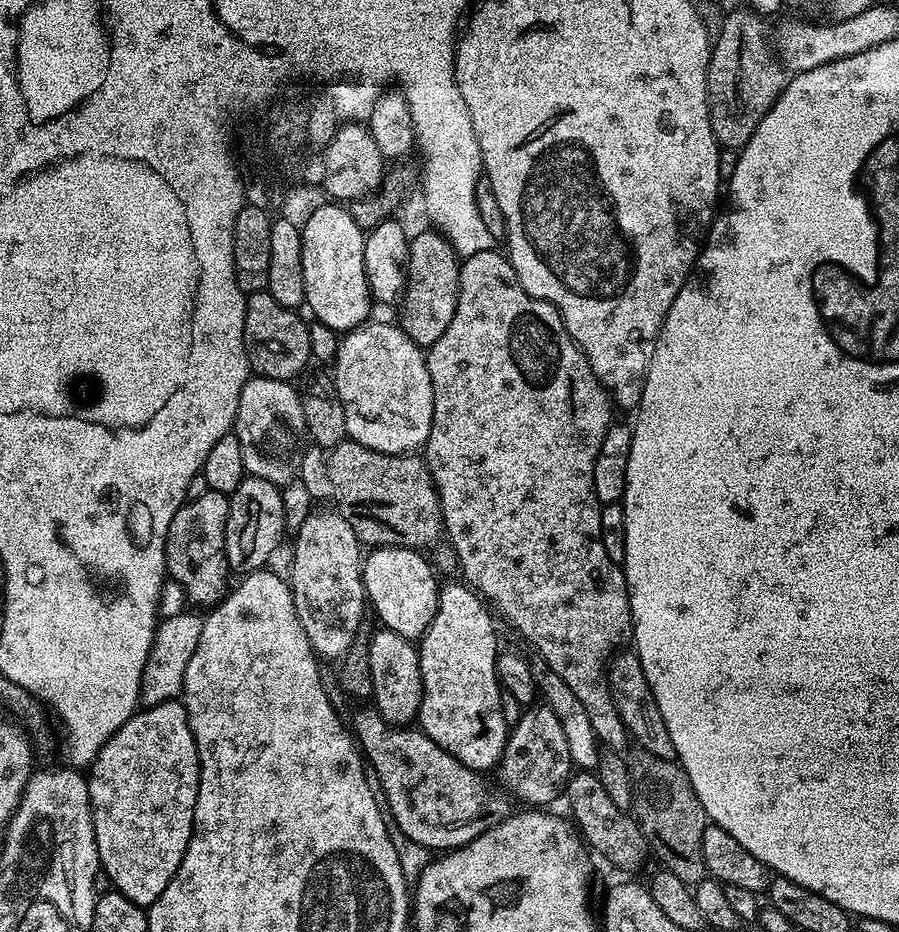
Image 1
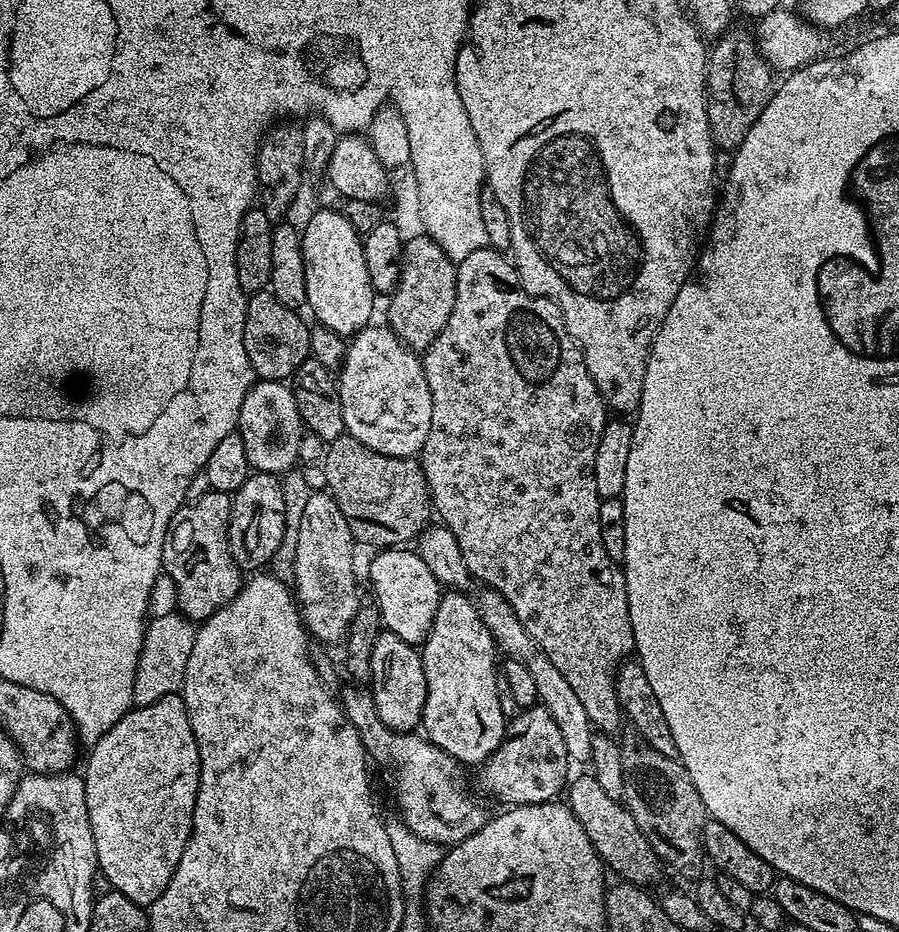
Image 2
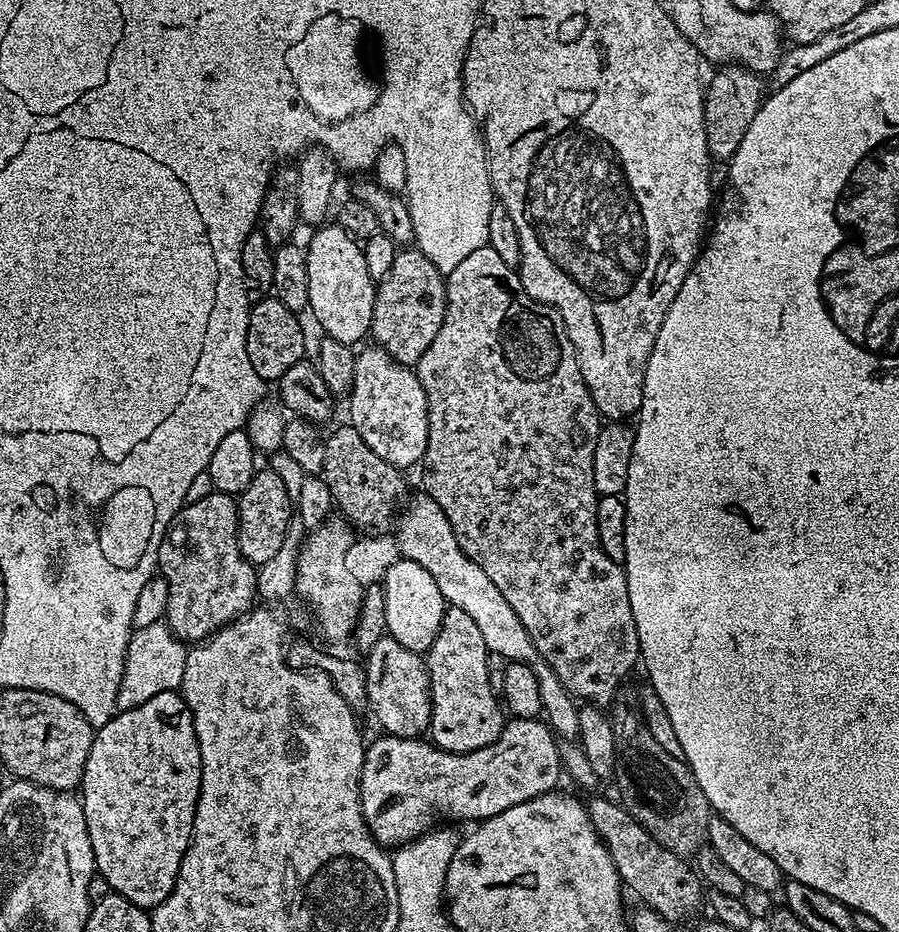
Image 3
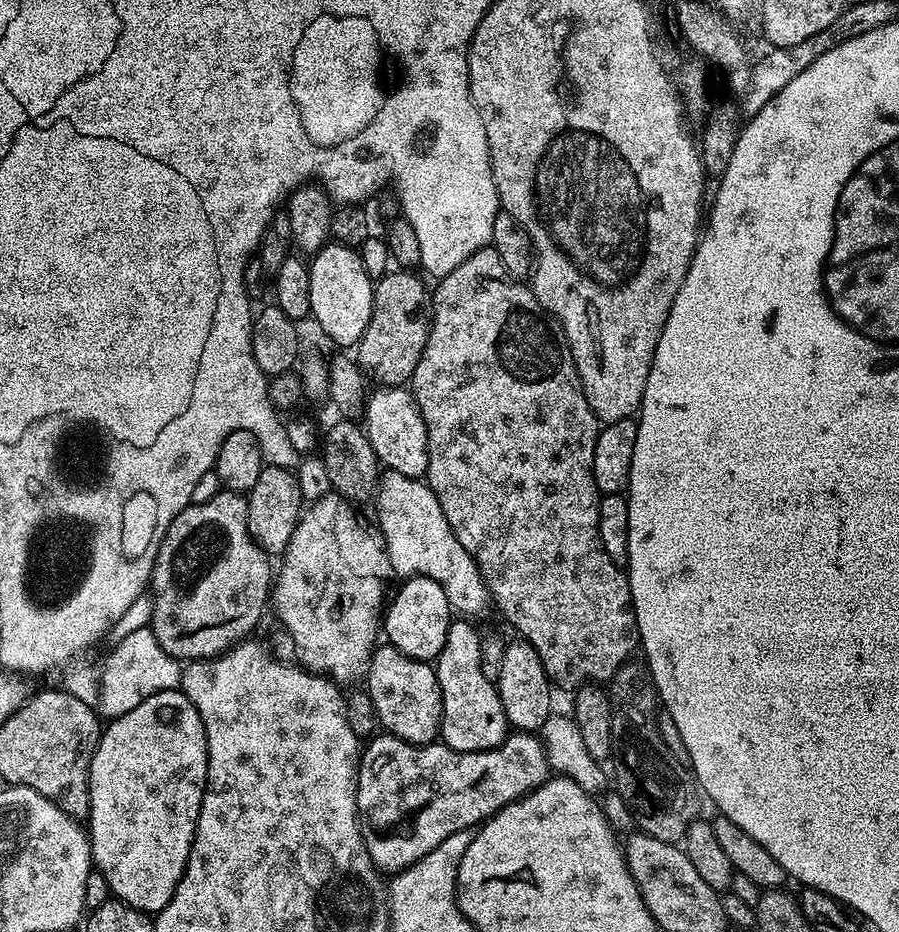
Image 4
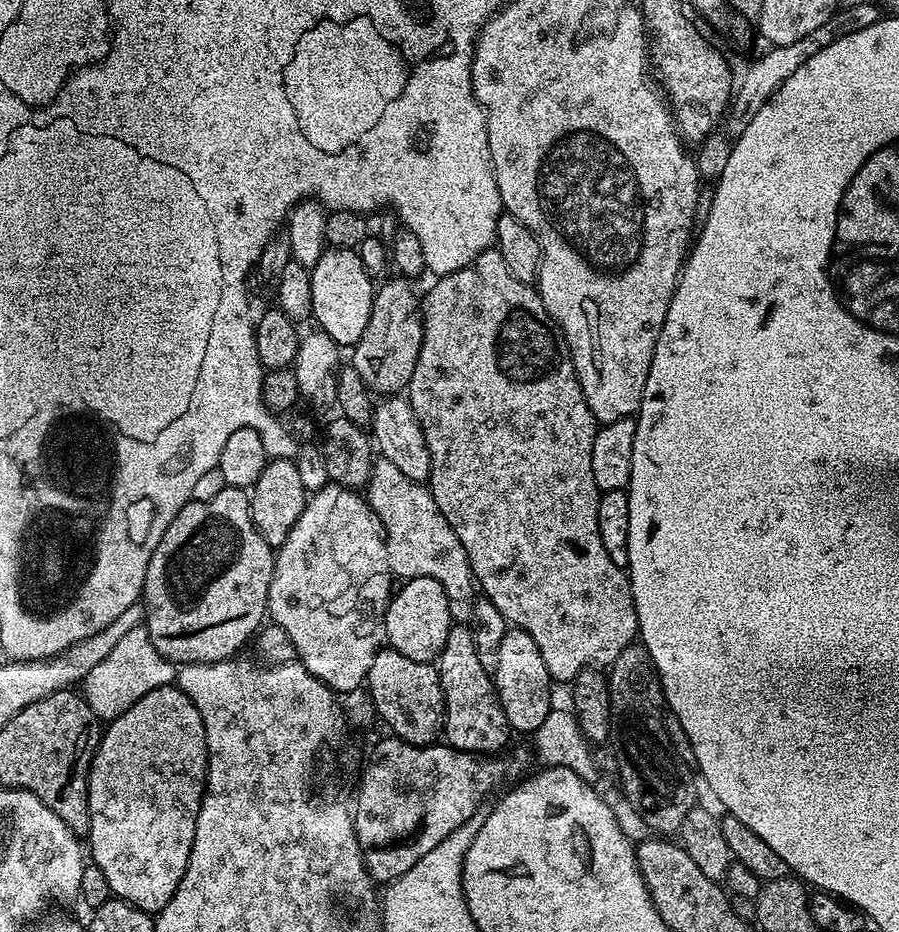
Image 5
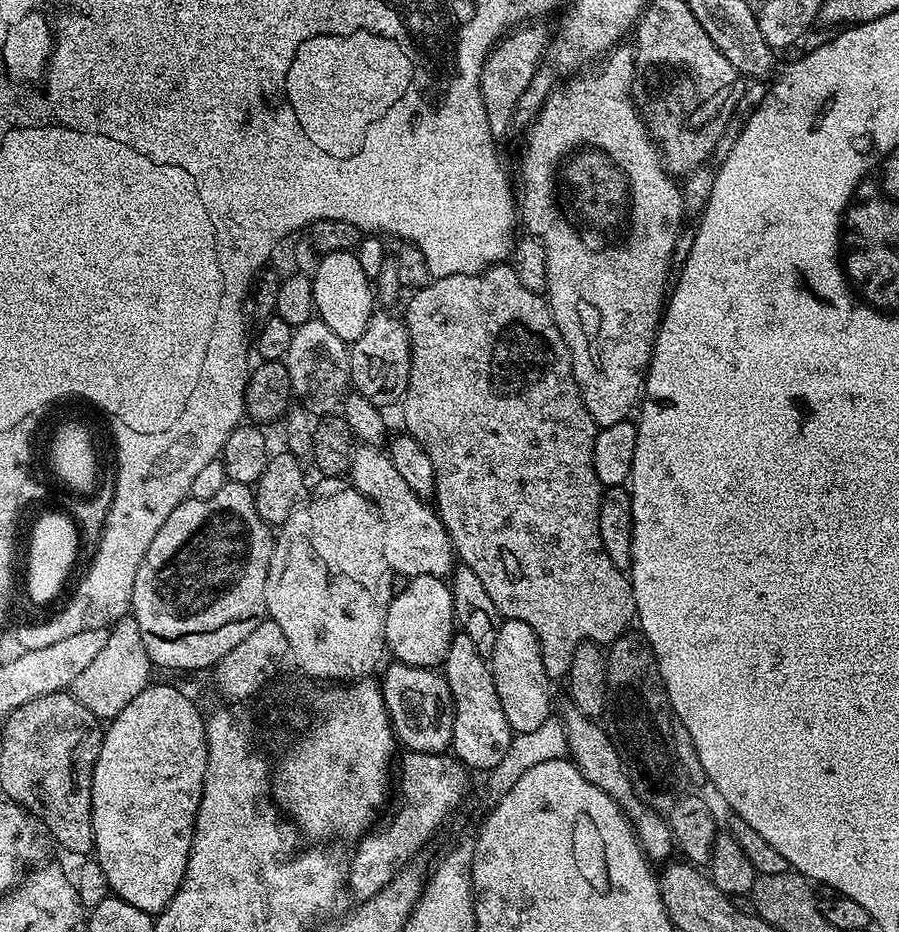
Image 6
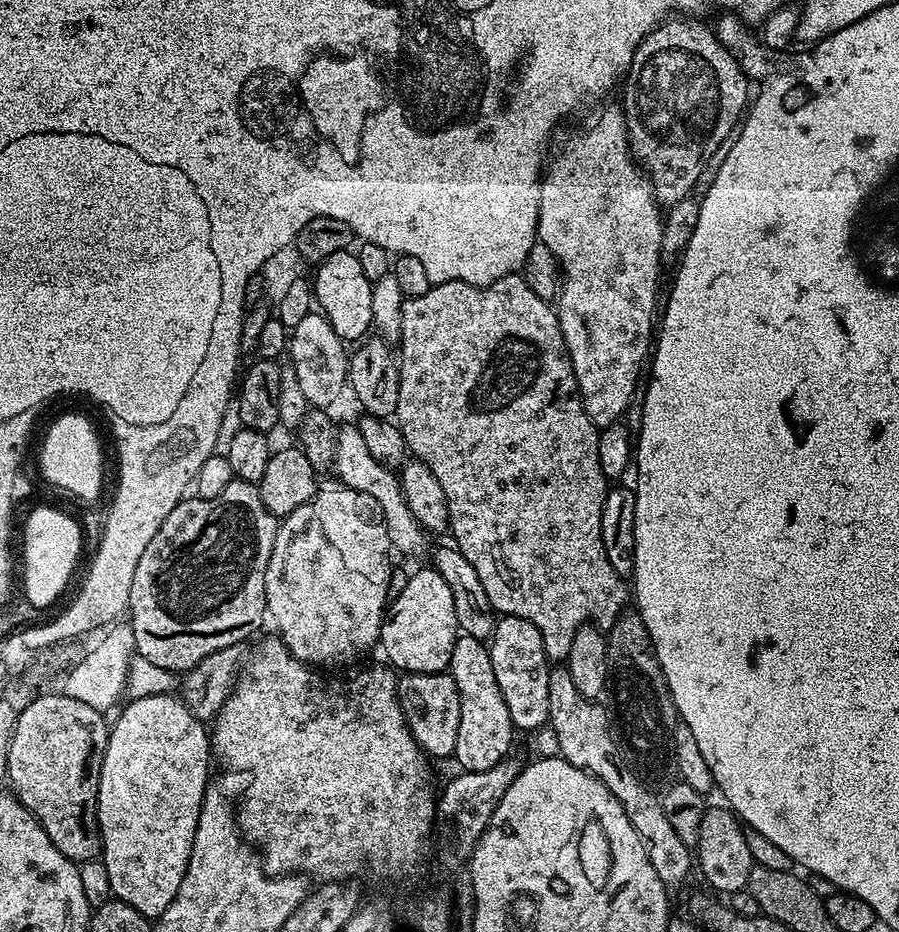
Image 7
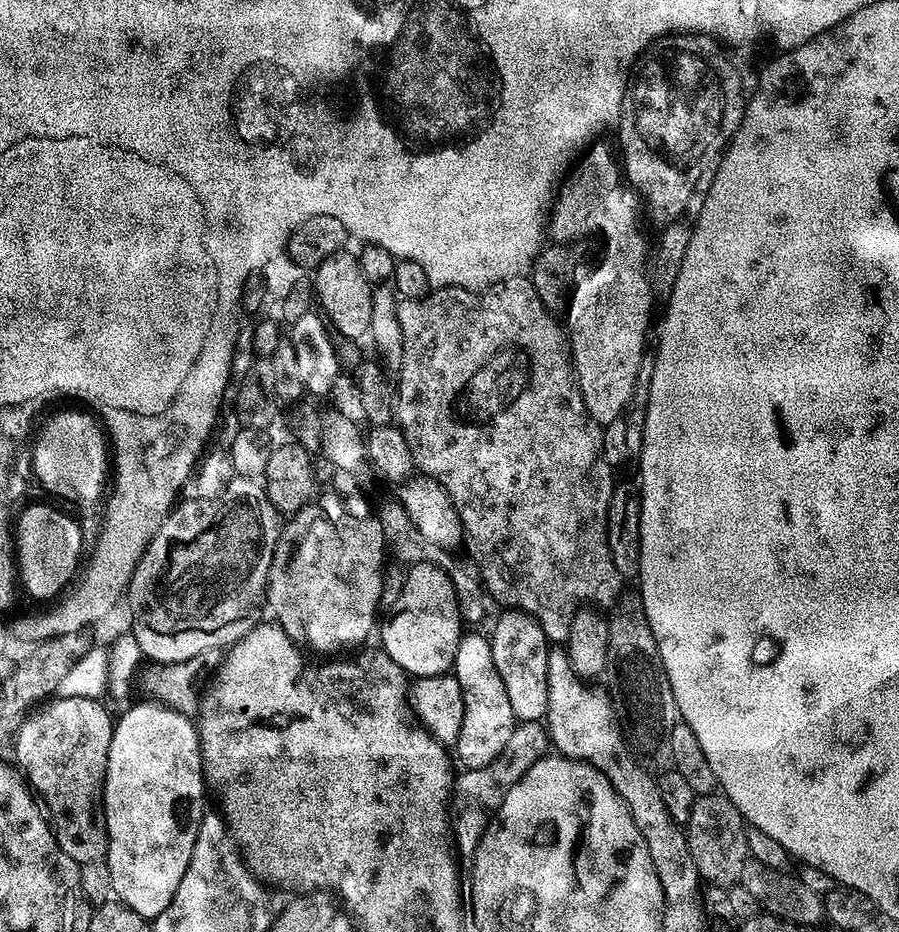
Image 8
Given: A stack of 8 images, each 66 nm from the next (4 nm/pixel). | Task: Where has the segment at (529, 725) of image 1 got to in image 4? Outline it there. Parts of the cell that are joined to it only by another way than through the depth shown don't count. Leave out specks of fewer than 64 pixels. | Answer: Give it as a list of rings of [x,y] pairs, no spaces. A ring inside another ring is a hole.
[[[513,731],[499,748],[487,748],[481,752],[459,752],[443,742],[411,744],[391,734],[379,735],[380,736],[374,737],[369,744],[367,741],[367,743],[363,745],[360,754],[360,769],[356,775],[356,810],[360,818],[360,833],[366,842],[366,846],[371,851],[372,861],[376,864],[377,868],[388,874],[401,872],[403,868],[407,868],[413,860],[422,858],[428,854],[430,850],[434,850],[434,846],[438,846],[438,842],[443,842],[446,838],[450,838],[450,834],[458,834],[458,830],[475,829],[477,826],[483,824],[485,820],[489,820],[495,812],[501,812],[507,804],[513,804],[515,800],[522,799],[522,797],[527,796],[529,792],[536,791],[550,776],[547,750],[544,748],[544,742],[539,735],[530,732]]]

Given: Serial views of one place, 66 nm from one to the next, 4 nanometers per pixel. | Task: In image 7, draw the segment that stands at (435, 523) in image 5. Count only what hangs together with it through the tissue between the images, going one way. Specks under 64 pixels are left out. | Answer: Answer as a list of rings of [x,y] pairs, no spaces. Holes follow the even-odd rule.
[[[352,425],[343,428],[342,426],[337,431],[335,460],[334,470],[338,472],[345,487],[352,488],[365,497],[370,496],[378,502],[383,522],[387,526],[388,541],[391,547],[395,551],[398,549],[406,554],[420,551],[426,542],[425,529],[414,518],[409,504],[406,503],[397,473],[393,469],[385,467],[370,454],[359,427]]]

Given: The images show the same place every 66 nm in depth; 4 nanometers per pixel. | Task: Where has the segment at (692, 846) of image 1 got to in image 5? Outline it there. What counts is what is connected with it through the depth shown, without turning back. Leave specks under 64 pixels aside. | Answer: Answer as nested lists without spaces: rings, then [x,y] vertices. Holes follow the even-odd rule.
[[[634,642],[626,646],[607,669],[606,679],[610,698],[608,714],[612,721],[610,748],[616,751],[620,788],[629,806],[640,815],[641,822],[656,831],[653,833],[679,833],[686,814],[694,807],[692,784],[684,769],[687,767],[672,748],[668,731],[664,729],[664,691],[660,675],[644,645]]]

